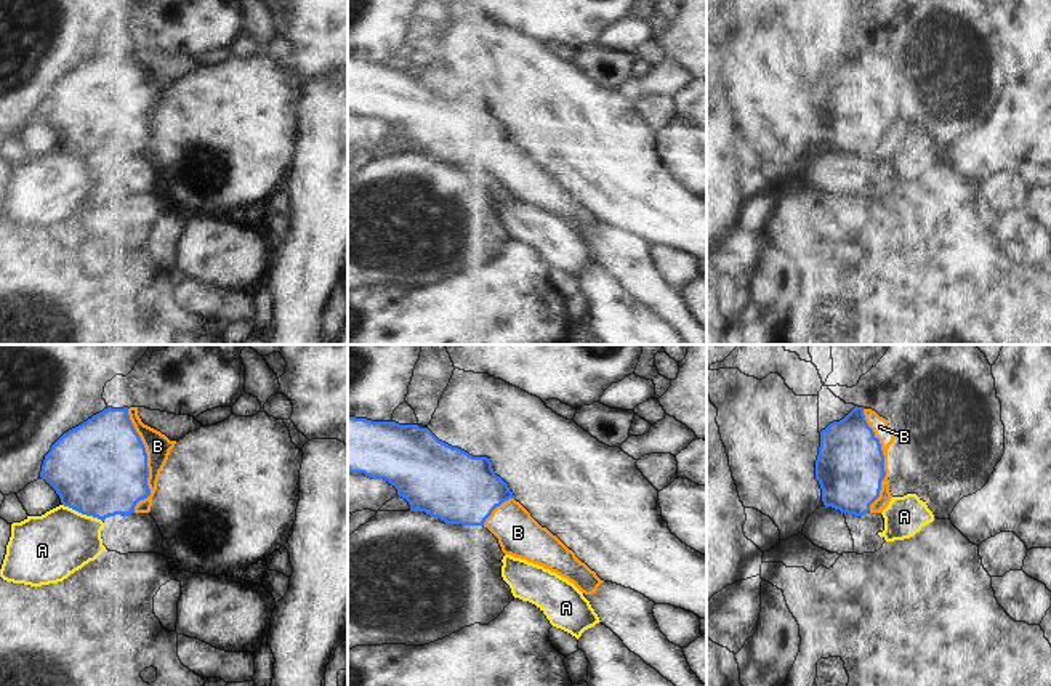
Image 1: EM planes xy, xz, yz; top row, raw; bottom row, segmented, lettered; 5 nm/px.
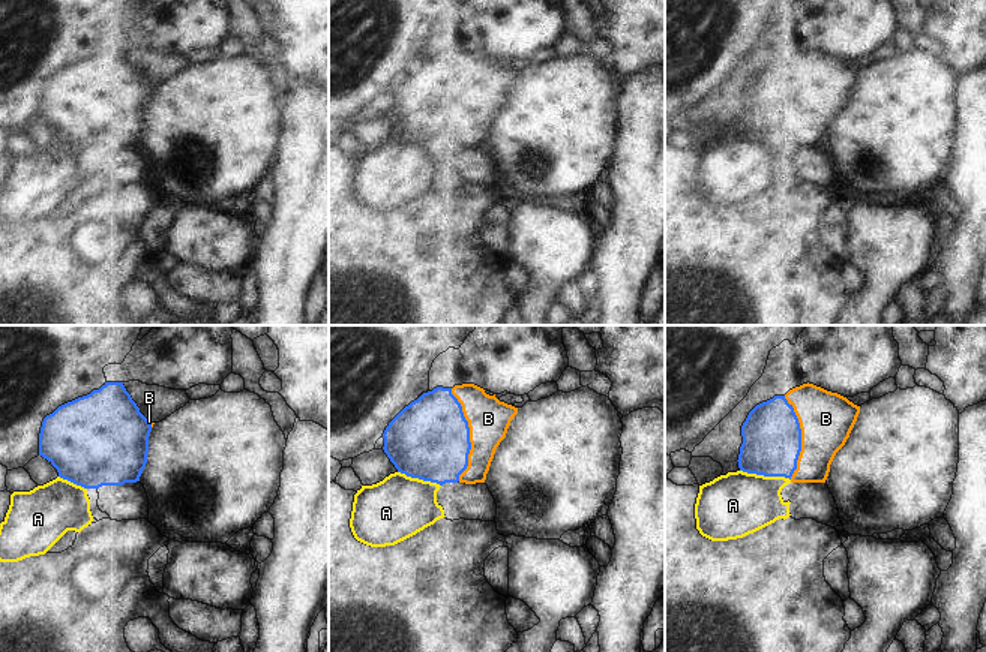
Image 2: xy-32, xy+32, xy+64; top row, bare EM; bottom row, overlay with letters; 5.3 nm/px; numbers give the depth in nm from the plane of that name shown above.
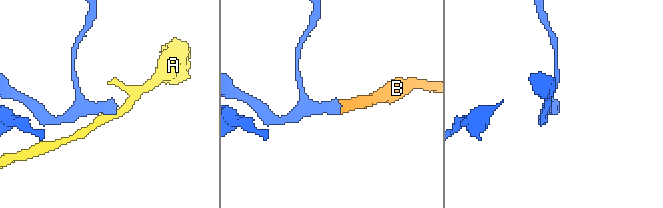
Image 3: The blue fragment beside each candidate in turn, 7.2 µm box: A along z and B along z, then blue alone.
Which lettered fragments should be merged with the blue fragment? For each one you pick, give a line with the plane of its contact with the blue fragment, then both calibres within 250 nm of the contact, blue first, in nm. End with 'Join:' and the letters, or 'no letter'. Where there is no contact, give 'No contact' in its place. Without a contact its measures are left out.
B: Touches blue in xy. Thickness 480 nm (blue) against 130 nm
Join: B.

